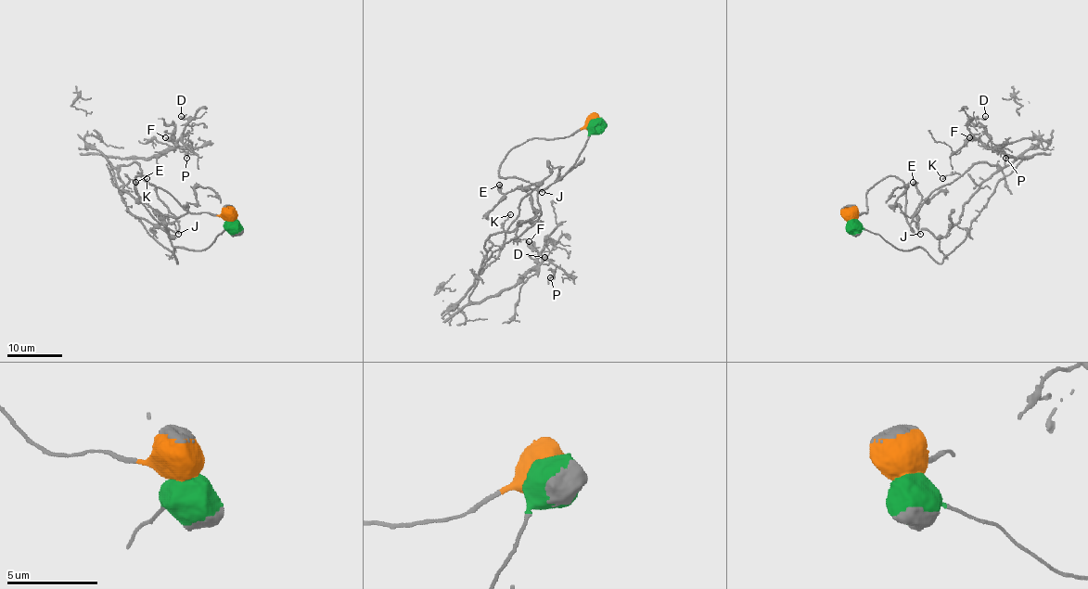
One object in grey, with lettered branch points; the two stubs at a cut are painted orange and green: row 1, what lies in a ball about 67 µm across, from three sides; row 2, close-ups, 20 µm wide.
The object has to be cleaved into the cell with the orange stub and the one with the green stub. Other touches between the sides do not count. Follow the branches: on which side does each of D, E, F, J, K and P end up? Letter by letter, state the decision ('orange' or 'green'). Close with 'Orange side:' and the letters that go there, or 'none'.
D: green
E: orange
F: green
J: orange
K: orange
P: green
Orange side: E, J, K

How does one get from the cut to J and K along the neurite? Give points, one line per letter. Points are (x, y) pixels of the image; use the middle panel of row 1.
J: (594, 124), (569, 136), (532, 137), (505, 157), (498, 175), (543, 182), (537, 188), (543, 191)
K: (594, 124), (569, 136), (532, 137), (508, 153), (501, 178), (543, 182), (520, 202), (505, 232), (511, 213)

